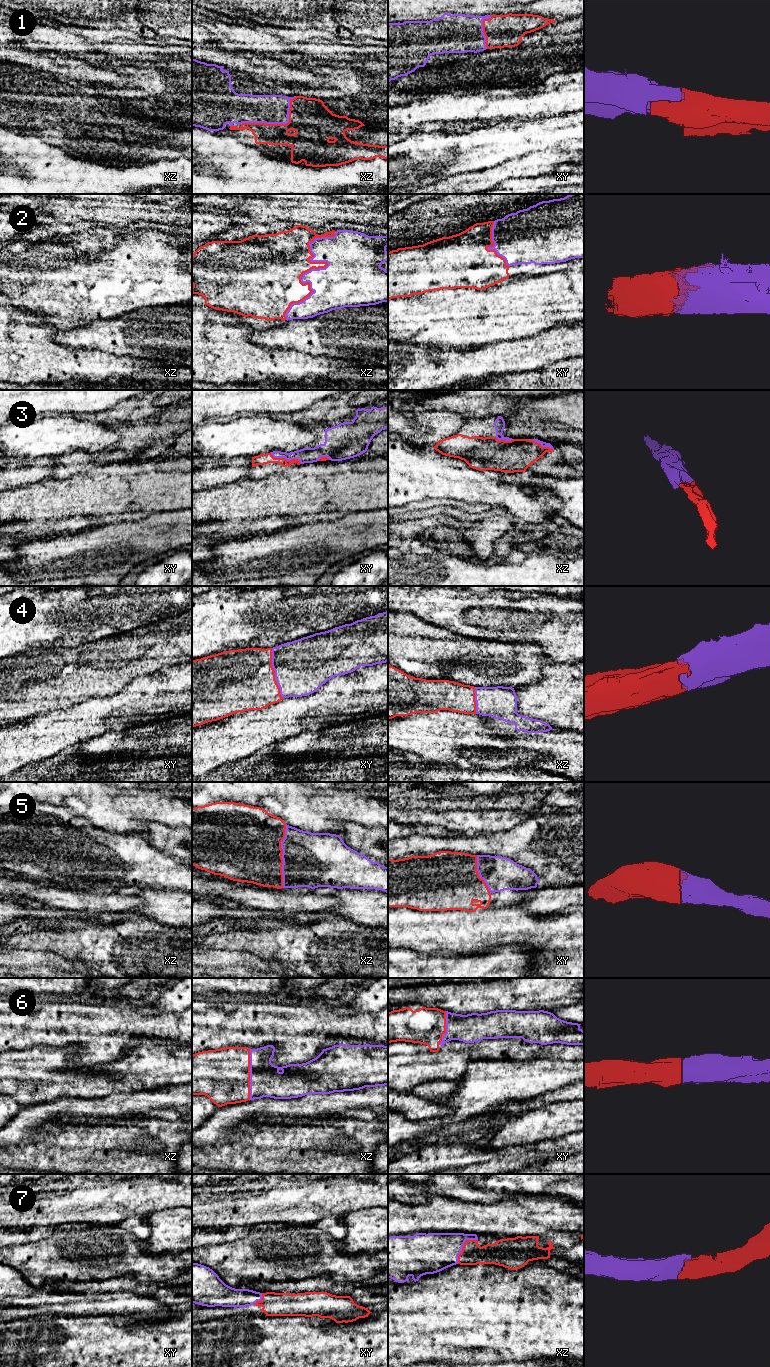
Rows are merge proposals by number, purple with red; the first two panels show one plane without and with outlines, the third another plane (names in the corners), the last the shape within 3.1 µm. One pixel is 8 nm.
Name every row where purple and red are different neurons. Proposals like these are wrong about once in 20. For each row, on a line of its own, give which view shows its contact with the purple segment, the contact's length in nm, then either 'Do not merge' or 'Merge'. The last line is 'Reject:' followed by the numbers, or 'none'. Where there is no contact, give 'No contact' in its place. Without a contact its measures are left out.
1: Touches purple in xz. Shared border 500 nm. Merge
2: Touches purple in xz. Shared border 800 nm. Merge
3: Touches purple in xy. Shared border 280 nm. Merge
4: Touches purple in xy. Shared border 420 nm. Merge
5: Touches purple in xz. Shared border 500 nm. Merge
6: Touches purple in xz. Shared border 400 nm. Merge
7: Touches purple in xz. Shared border 260 nm. Merge
Reject: none

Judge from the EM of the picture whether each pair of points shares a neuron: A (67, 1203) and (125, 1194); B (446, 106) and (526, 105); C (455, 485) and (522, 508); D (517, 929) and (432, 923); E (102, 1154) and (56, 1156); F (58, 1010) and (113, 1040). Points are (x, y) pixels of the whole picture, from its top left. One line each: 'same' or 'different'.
A: same
B: same
C: same
D: same
E: same
F: same

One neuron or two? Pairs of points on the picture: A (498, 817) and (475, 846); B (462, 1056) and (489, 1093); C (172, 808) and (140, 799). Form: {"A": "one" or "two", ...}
{"A": "two", "B": "two", "C": "one"}

